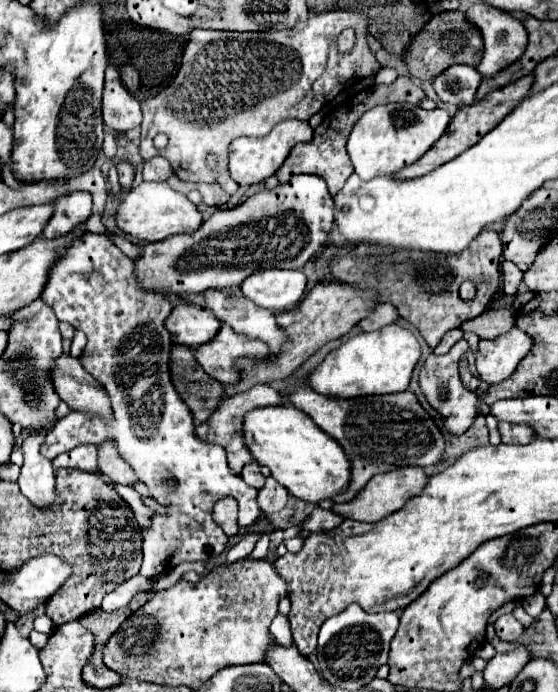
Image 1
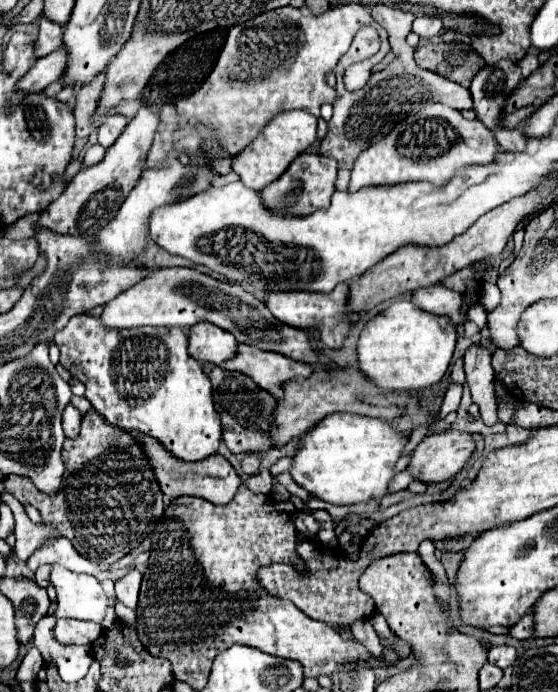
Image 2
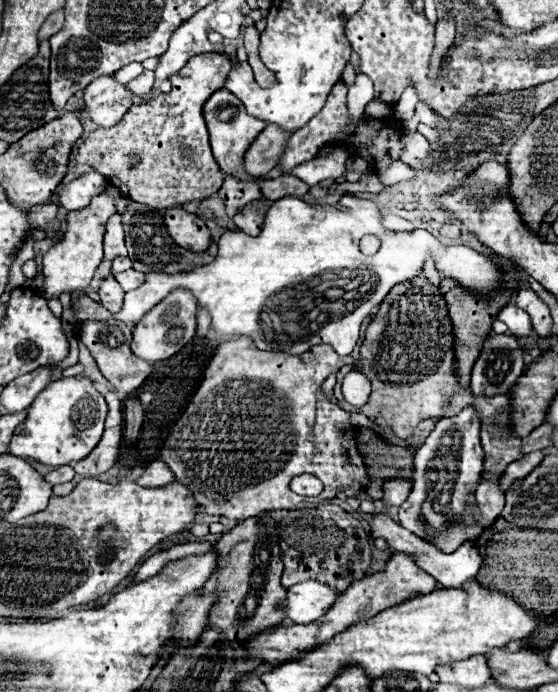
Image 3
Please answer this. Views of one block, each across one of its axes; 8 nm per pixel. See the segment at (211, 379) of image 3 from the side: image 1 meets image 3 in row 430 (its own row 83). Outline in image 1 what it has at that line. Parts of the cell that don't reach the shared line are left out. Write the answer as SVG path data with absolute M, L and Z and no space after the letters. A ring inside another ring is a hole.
M322 12L322 14L314 14L310 16L306 22L298 22L294 28L290 30L282 30L282 32L222 32L222 30L192 30L188 34L188 42L184 46L184 54L182 54L182 64L180 64L180 70L176 74L176 78L172 80L170 86L166 86L162 92L158 92L156 96L148 98L142 102L142 114L144 114L144 120L142 120L142 142L140 142L140 156L142 160L152 160L154 156L162 156L166 158L170 164L172 164L172 170L174 174L184 180L184 182L216 182L220 184L222 188L238 188L238 184L234 180L230 180L230 174L228 174L228 164L224 162L224 156L228 152L228 144L238 138L238 136L264 136L268 134L278 122L286 120L286 118L300 118L300 120L310 120L326 102L334 100L346 86L352 86L354 82L358 82L360 78L366 78L366 76L372 76L374 70L380 68L380 64L376 62L370 46L368 46L368 40L366 40L366 16L360 14L360 12ZM346 28L352 28L356 32L356 50L352 52L338 52L336 48L336 40L340 36L342 30ZM156 134L166 134L168 136L168 146L164 150L158 150L154 148L152 140ZM208 154L214 154L218 156L218 172L210 172L208 164L206 164L206 158Z

